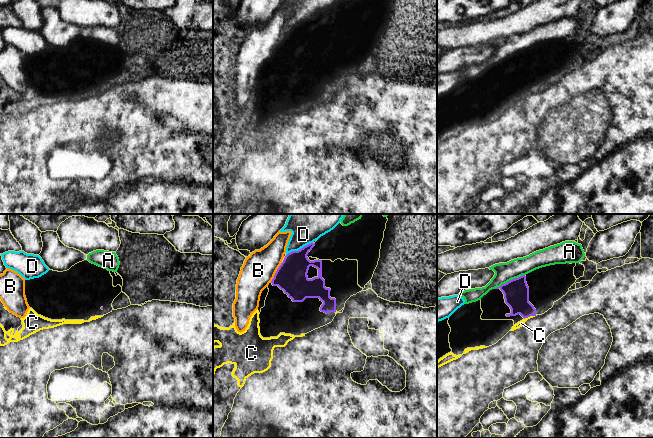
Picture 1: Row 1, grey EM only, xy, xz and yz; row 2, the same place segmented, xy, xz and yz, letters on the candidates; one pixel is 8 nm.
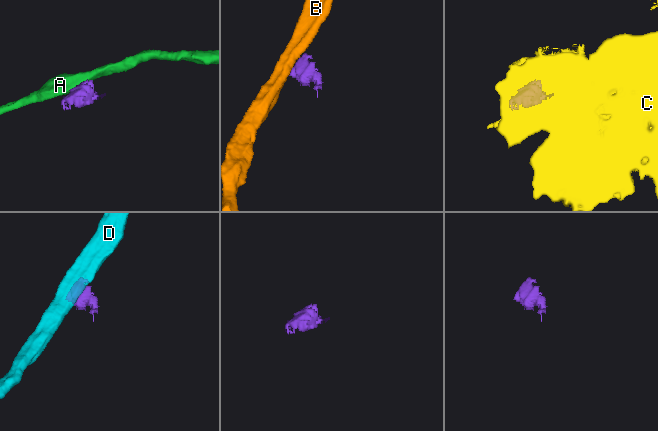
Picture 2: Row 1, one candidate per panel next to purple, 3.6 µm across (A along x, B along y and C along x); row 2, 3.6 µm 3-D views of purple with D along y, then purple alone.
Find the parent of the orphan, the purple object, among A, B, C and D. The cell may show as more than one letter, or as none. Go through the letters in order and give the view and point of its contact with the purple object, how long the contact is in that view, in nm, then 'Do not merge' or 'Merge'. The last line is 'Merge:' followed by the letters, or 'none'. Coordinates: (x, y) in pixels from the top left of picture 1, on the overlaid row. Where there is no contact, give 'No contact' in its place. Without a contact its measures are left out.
A: Touches purple at yz (510, 280). Shared border 280 nm. Do not merge
B: Touches purple at xz (276, 272). Shared border 180 nm. Do not merge
C: Touches purple at yz (530, 315). Shared border 110 nm. Do not merge
D: Touches purple at xz (300, 249). Shared border 240 nm. Do not merge
Merge: none

